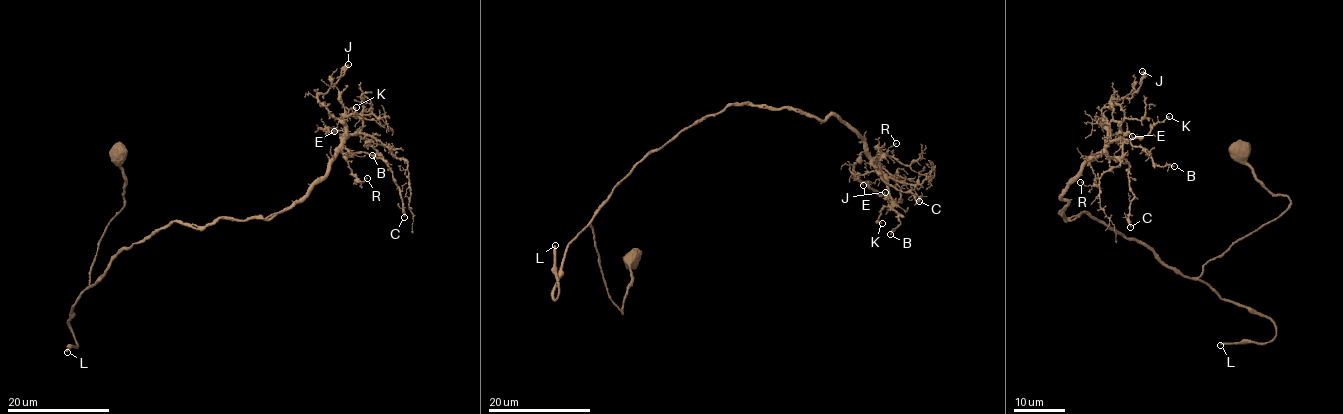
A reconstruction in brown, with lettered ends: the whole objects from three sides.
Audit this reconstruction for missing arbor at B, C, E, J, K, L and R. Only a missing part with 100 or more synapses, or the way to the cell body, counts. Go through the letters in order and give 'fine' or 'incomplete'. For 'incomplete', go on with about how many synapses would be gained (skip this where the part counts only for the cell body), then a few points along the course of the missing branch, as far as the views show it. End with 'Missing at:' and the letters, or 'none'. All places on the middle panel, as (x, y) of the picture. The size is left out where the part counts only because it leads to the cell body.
B: fine
C: fine
E: fine
J: fine
K: fine
L: incomplete; 300 synapses
R: fine
Missing at: L

